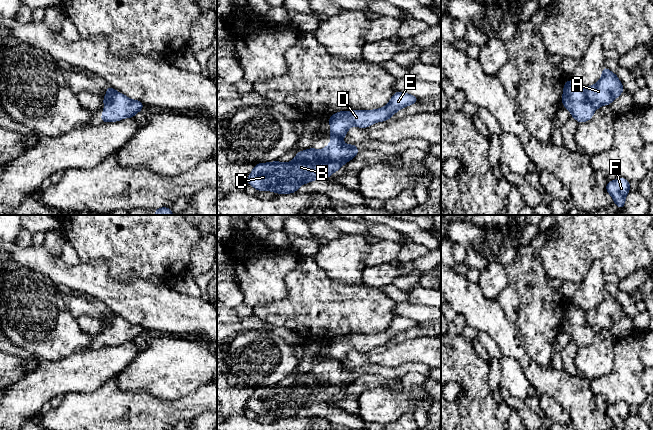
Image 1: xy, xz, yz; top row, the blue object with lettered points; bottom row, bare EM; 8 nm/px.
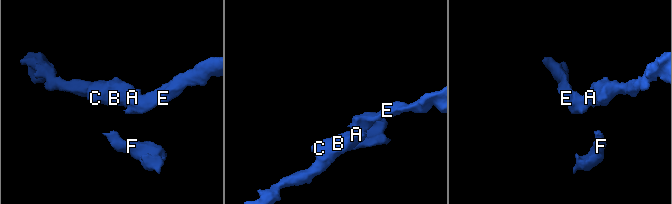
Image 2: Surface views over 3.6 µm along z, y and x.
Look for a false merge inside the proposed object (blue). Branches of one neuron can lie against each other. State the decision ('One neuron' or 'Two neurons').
Two neurons

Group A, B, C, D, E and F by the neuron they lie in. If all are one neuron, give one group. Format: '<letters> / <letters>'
A B C / D E F

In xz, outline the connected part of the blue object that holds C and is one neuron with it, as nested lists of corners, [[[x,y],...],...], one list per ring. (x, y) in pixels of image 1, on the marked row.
[[[331,135],[331,142],[324,149],[312,147],[298,151],[295,158],[287,163],[273,161],[254,165],[247,183],[257,191],[296,193],[301,185],[329,179],[332,173],[340,170],[359,152],[355,144],[346,145],[339,137]]]

